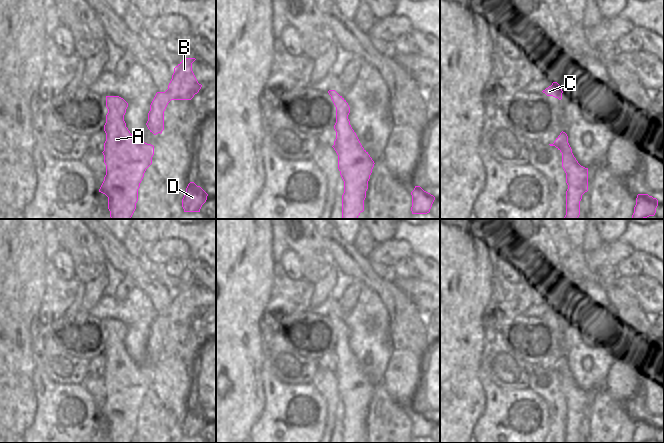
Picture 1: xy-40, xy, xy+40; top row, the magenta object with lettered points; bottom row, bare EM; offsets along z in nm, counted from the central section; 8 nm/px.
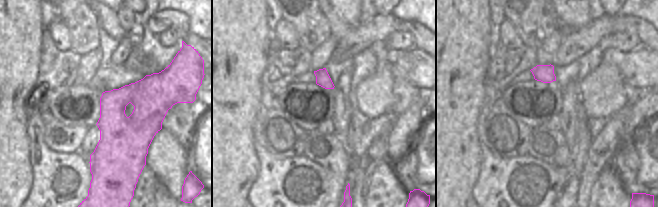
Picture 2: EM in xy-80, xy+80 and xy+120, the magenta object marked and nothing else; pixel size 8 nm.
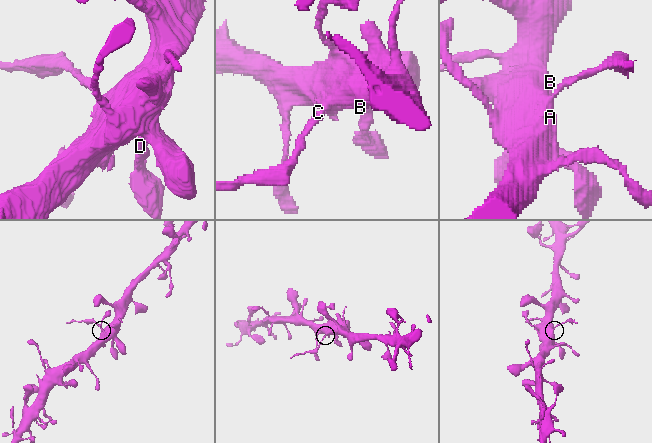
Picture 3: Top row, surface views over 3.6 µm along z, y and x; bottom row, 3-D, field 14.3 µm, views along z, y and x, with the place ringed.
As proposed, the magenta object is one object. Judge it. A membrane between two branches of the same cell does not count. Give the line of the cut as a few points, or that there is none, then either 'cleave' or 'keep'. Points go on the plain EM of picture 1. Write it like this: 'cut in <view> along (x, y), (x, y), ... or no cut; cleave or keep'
cut in xy along (337, 317), (330, 319); cleave

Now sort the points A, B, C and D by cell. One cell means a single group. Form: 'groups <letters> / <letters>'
groups A B D / C

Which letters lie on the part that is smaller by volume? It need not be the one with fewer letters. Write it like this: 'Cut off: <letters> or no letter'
Cut off: C

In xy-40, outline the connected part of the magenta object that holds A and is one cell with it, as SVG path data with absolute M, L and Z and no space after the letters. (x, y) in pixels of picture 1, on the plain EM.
M106 320L106 331L108 333L104 349L106 365L102 376L106 389L106 399L99 416L108 421L108 433L111 443L131 443L136 433L140 407L146 393L152 388L154 370L139 366L126 351L124 339L128 327L123 322Z

